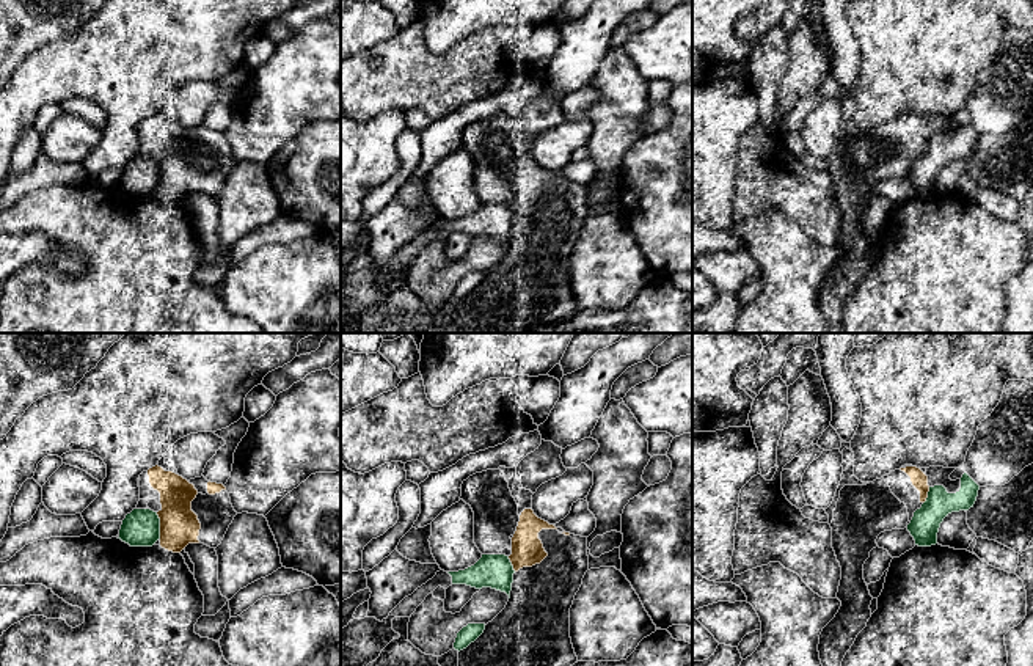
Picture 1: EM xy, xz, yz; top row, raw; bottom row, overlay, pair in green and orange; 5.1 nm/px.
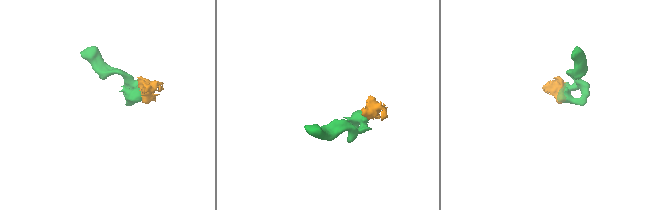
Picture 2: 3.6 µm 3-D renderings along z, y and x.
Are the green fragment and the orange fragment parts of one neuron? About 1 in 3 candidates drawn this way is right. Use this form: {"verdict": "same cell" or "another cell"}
{"verdict": "another cell"}

